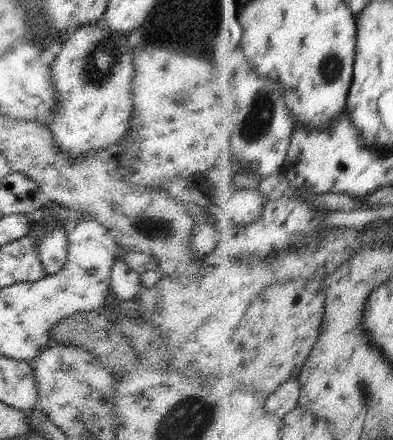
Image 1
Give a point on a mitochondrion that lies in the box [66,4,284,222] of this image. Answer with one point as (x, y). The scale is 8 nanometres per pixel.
(107, 51)

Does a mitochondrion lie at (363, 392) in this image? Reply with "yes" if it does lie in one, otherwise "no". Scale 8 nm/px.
yes

